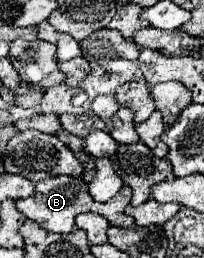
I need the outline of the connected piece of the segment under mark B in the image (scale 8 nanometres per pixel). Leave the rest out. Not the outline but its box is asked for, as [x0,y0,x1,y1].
[16,176,94,234]

